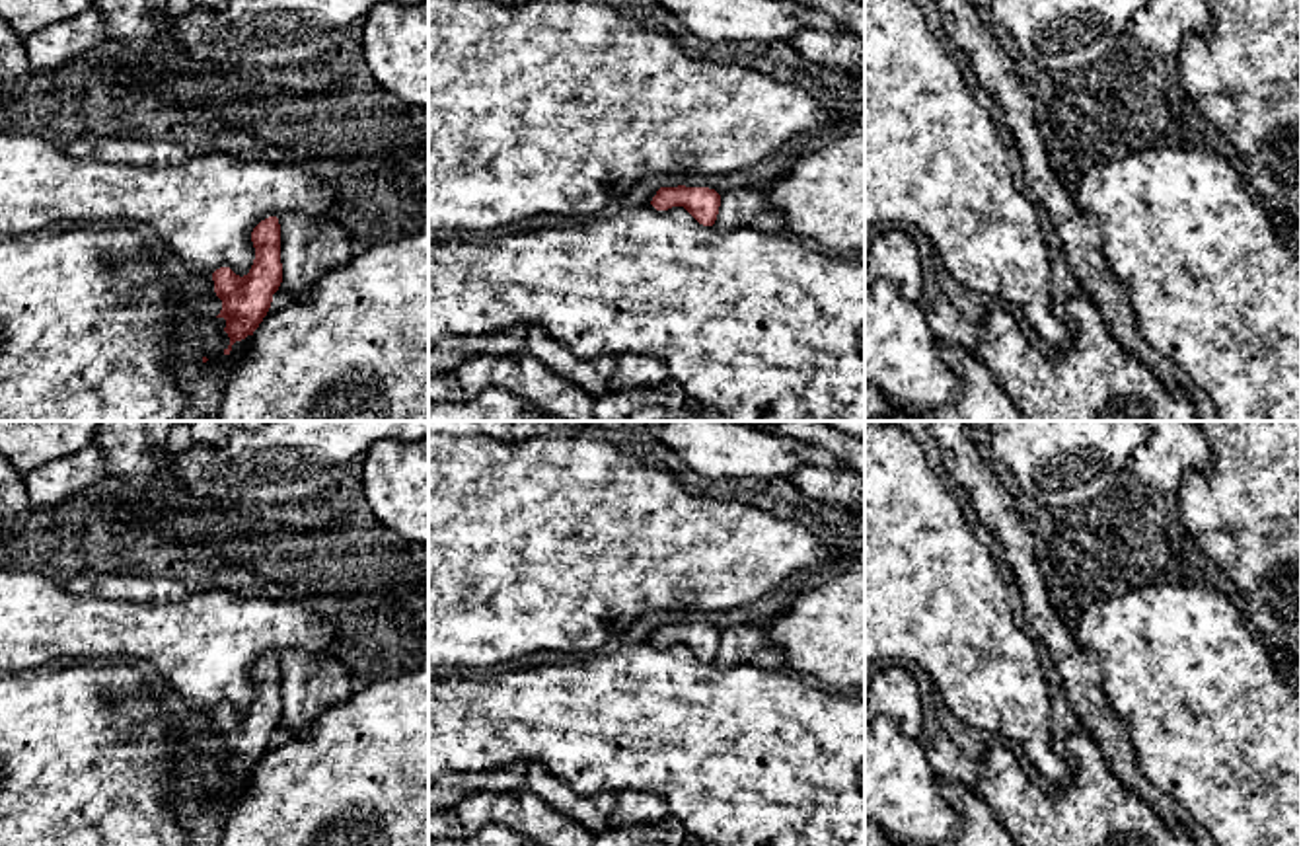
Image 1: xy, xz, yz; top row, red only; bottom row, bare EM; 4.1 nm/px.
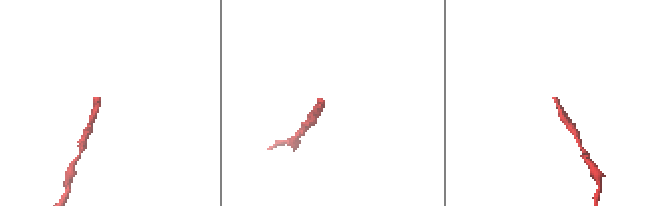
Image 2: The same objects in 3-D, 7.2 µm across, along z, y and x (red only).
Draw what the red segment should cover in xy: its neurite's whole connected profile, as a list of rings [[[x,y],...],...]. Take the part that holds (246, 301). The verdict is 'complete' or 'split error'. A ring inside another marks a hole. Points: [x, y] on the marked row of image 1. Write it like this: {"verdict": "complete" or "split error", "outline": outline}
{"verdict": "complete", "outline": [[[279,218],[261,220],[251,232],[251,242],[255,259],[247,275],[240,277],[230,267],[220,267],[212,273],[214,292],[222,300],[222,310],[216,318],[226,320],[224,331],[230,337],[224,355],[230,355],[236,341],[253,335],[282,283]]]}

